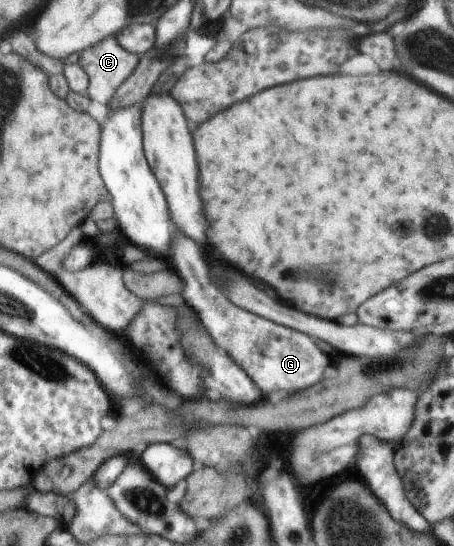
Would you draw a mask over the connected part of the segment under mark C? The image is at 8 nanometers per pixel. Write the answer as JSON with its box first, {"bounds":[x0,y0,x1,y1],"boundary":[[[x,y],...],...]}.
{"bounds":[79,36,141,104],"boundary":[[[115,36],[105,38],[81,53],[79,63],[90,79],[89,100],[108,104],[141,61],[128,52]]]}

